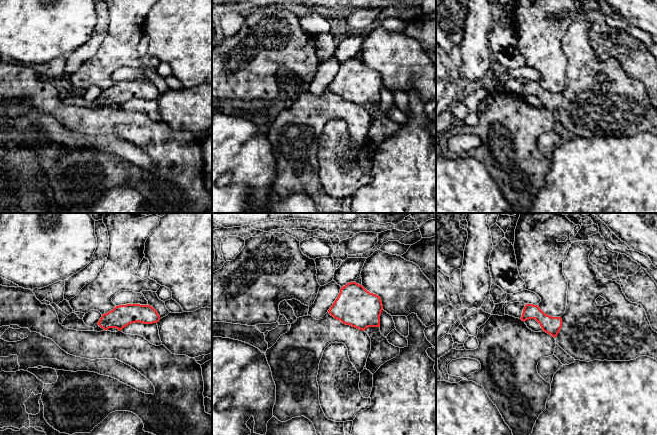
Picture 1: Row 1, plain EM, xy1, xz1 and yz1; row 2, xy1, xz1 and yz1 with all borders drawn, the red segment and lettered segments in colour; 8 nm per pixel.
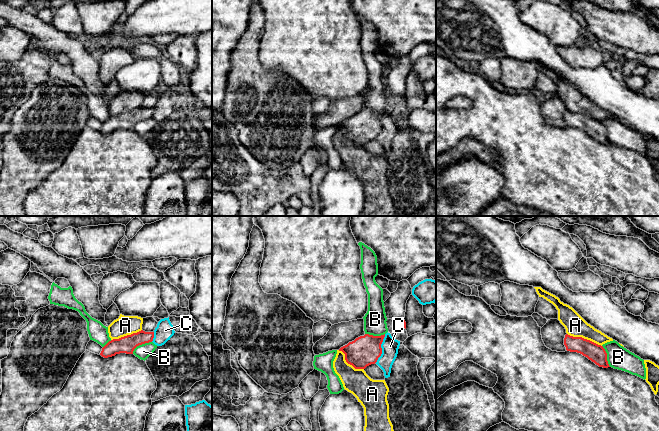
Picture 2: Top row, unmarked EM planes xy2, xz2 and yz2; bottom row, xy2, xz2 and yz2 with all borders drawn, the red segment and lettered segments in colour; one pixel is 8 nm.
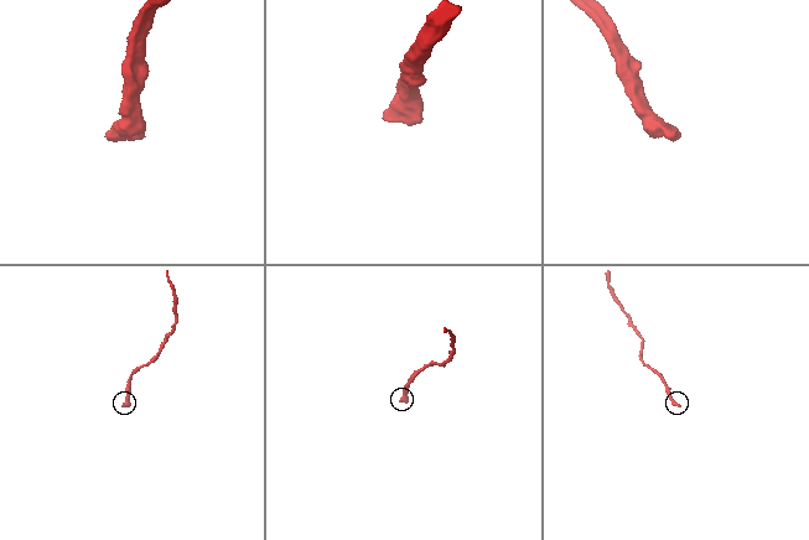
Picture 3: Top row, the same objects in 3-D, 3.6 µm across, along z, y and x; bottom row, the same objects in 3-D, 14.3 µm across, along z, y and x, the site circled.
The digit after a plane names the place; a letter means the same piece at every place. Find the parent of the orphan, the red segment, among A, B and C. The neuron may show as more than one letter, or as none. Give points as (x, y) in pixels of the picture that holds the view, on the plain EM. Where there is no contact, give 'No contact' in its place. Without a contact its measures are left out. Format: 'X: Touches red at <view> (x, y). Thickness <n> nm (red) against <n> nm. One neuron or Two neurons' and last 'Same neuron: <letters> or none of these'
A: Touches red at yz2 (583, 114). Thickness 150 nm (red) against 170 nm. Two neurons
B: Touches red at xy2 (140, 120). Thickness 140 nm (red) against 120 nm. Two neurons
C: Touches red at xz2 (381, 124). Thickness 240 nm (red) against 140 nm. Two neurons
Same neuron: none of these

